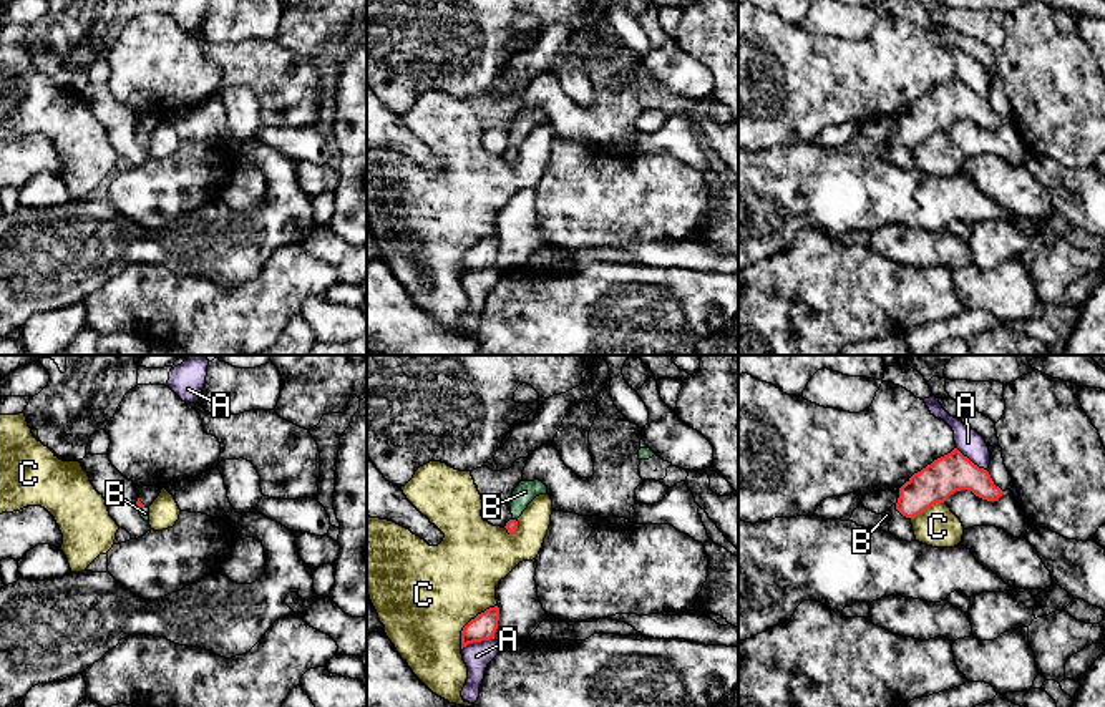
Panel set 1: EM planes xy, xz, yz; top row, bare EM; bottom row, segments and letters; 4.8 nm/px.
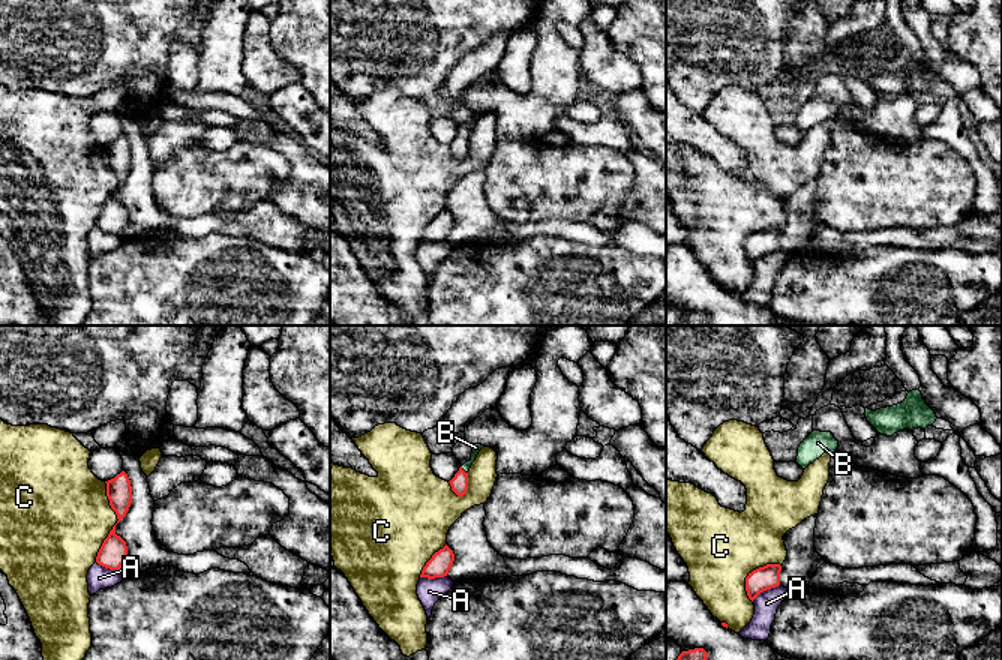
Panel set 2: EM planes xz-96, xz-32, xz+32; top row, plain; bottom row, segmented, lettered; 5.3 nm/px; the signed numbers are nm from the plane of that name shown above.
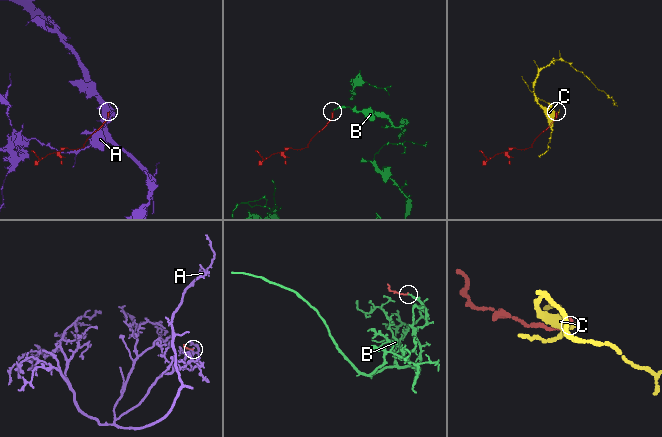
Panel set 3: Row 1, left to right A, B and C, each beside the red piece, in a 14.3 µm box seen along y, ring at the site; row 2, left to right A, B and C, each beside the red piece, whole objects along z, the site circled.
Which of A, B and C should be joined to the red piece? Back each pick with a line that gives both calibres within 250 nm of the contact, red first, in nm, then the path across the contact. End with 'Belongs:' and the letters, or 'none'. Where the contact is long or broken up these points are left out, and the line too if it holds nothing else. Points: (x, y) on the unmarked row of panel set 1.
B: 40 nm thick on the red side, 50 nm on the other; runs through xy (140, 133), (141, 136), (145, 141)
Belongs: B

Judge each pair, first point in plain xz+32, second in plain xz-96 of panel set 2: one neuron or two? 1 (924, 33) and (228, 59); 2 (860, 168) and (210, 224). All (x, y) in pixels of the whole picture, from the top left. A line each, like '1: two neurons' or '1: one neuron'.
1: two neurons
2: two neurons

